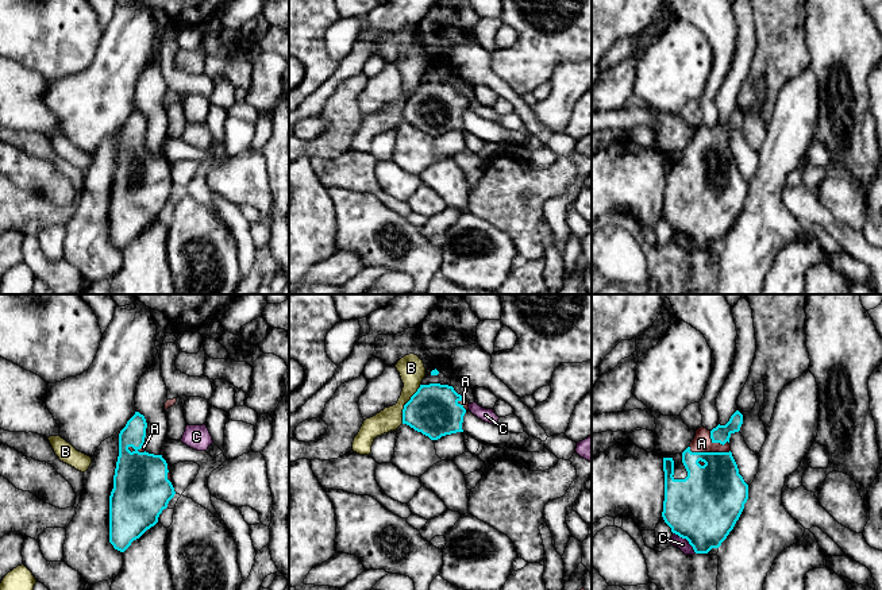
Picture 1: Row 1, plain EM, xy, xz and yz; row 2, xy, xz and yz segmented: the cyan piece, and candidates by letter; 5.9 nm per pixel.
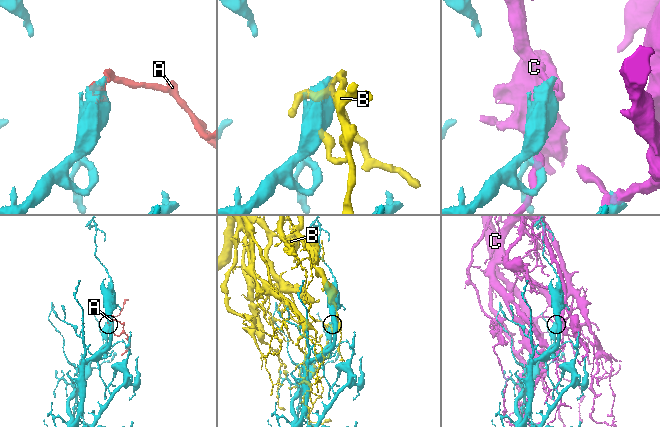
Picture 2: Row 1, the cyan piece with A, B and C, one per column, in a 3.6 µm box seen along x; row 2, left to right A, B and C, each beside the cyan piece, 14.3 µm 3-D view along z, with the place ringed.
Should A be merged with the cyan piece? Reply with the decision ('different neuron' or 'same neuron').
same neuron

